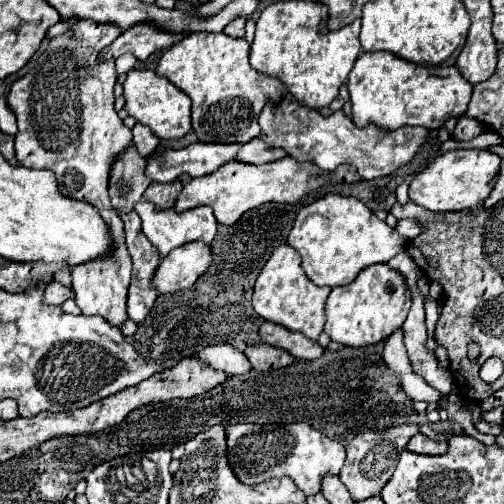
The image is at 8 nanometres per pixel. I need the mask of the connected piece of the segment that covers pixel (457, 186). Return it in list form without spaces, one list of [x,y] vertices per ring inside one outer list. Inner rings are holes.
[[[454,150],[438,156],[426,170],[422,170],[408,188],[408,196],[414,204],[430,212],[458,212],[472,208],[488,198],[492,184],[500,170],[500,156],[490,150]]]

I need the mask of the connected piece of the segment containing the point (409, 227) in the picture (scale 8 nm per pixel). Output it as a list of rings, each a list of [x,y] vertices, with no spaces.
[[[406,218],[406,220],[400,220],[400,222],[398,222],[396,230],[398,230],[400,236],[404,236],[406,240],[412,240],[412,238],[416,238],[416,236],[422,232],[422,226],[418,224],[416,218]]]

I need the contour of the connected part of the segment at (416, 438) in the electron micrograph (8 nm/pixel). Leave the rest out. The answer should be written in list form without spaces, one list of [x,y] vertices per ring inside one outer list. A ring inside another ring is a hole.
[[[416,434],[410,438],[406,450],[410,452],[416,452],[416,454],[425,455],[442,455],[448,450],[448,444],[446,442],[436,442],[436,440],[430,440],[428,436],[424,434]]]

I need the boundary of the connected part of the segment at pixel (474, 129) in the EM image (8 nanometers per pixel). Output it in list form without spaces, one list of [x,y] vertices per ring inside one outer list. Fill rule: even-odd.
[[[460,116],[458,124],[456,124],[456,140],[472,140],[476,136],[480,136],[484,132],[484,124],[468,118],[468,116]]]

